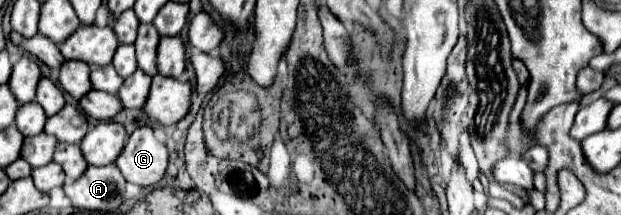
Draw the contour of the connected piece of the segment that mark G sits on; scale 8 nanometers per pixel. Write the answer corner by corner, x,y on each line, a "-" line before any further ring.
139,127
129,135
115,165
129,183
155,185
167,167
167,147
155,139
151,127

